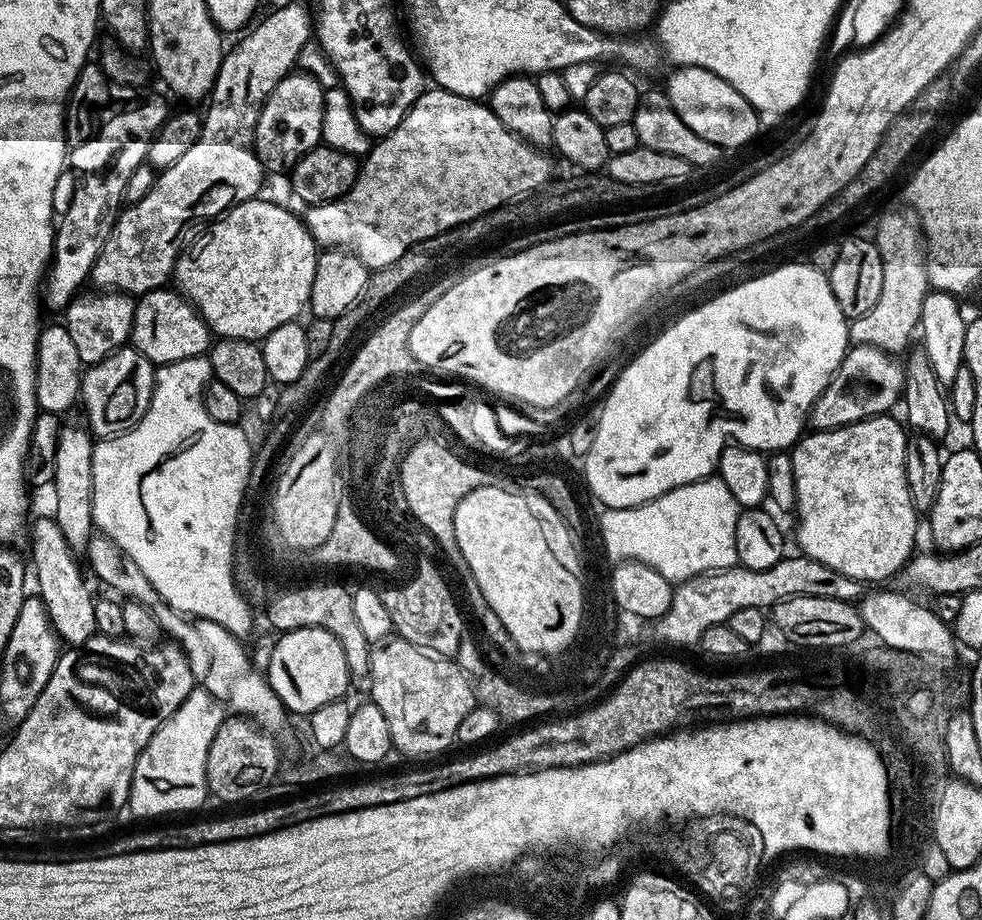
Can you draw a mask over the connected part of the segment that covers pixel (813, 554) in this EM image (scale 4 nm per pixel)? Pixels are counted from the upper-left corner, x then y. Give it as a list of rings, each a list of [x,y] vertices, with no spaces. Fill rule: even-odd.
[[[885,414],[883,416],[872,416],[868,420],[859,420],[829,432],[812,430],[801,436],[791,449],[792,461],[794,462],[794,490],[796,491],[794,513],[797,519],[794,540],[800,543],[799,551],[803,555],[830,566],[830,570],[838,570],[838,574],[846,574],[850,578],[861,582],[890,579],[895,572],[897,575],[914,555],[912,547],[916,544],[916,519],[918,519],[918,513],[916,507],[910,502],[910,490],[906,482],[906,446],[908,445],[908,436],[906,435],[905,425],[899,419],[896,421],[891,420],[892,418],[891,415]]]

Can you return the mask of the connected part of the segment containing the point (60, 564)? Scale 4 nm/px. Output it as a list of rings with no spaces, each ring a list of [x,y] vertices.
[[[33,519],[30,524],[30,536],[32,532],[32,560],[36,563],[34,584],[40,587],[39,598],[60,640],[68,646],[85,644],[90,637],[97,635],[94,593],[92,594],[87,582],[84,581],[85,569],[82,564],[82,569],[80,569],[79,562],[72,557],[75,556],[73,555],[74,549],[66,542],[55,519],[35,520]]]

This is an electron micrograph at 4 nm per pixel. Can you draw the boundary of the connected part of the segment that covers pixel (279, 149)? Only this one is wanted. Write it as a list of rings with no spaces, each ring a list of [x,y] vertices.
[[[293,71],[268,96],[256,127],[256,153],[265,173],[295,168],[301,158],[321,143],[325,89],[313,76]]]

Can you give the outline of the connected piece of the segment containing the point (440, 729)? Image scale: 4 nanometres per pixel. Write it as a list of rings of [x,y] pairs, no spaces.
[[[399,638],[373,647],[368,658],[367,679],[372,679],[371,703],[386,714],[393,749],[408,756],[444,752],[456,740],[462,718],[474,707],[474,685],[455,659],[431,655]]]

